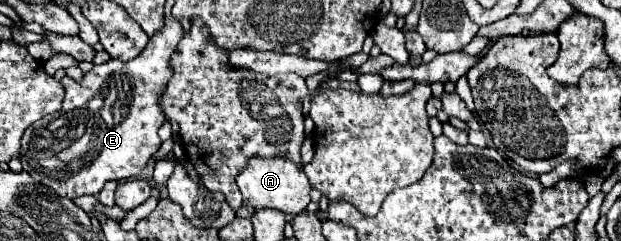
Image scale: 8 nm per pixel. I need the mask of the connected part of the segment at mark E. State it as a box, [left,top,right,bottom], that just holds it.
[19,16,183,200]

